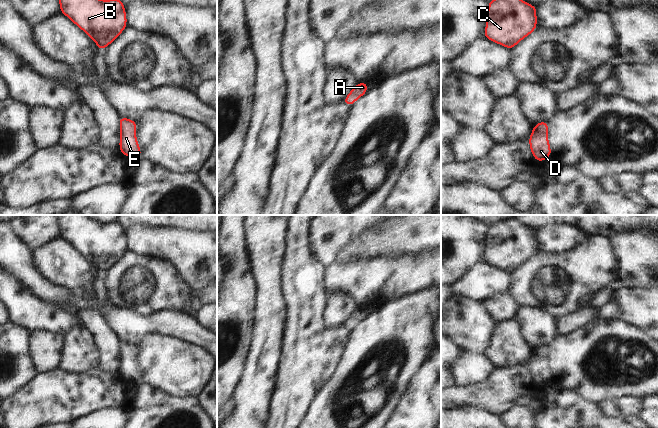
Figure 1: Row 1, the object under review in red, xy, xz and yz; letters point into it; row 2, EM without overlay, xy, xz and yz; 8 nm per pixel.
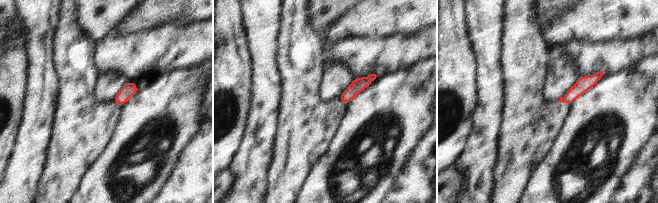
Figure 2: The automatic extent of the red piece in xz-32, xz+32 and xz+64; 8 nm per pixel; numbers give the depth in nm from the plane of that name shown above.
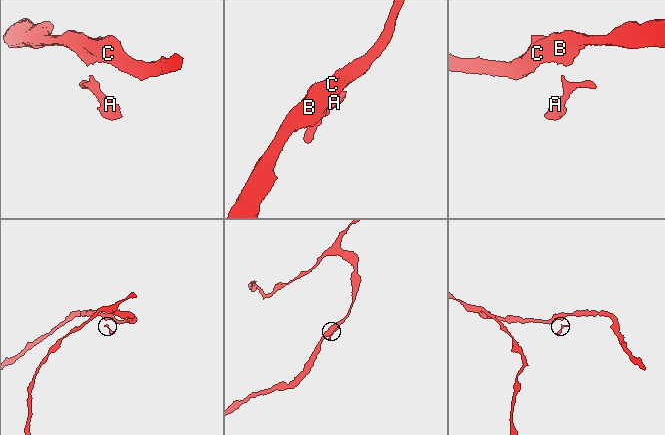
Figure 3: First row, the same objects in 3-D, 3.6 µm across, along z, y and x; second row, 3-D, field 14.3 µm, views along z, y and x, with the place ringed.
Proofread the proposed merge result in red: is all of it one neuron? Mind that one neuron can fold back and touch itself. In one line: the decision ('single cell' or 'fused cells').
single cell

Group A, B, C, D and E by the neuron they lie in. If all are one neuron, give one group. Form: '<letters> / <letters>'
A B C D E

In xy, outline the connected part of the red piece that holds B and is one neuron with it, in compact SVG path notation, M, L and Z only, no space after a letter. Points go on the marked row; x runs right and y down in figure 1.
M59 0L60 13L92 39L100 51L107 48L127 27L121 0Z

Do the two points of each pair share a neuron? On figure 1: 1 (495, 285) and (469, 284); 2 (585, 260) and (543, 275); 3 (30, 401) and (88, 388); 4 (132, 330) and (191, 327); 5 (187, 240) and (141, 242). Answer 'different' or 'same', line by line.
1: same
2: same
3: same
4: same
5: same

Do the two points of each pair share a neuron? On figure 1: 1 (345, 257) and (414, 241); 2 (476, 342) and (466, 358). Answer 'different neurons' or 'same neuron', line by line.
1: same neuron
2: different neurons

